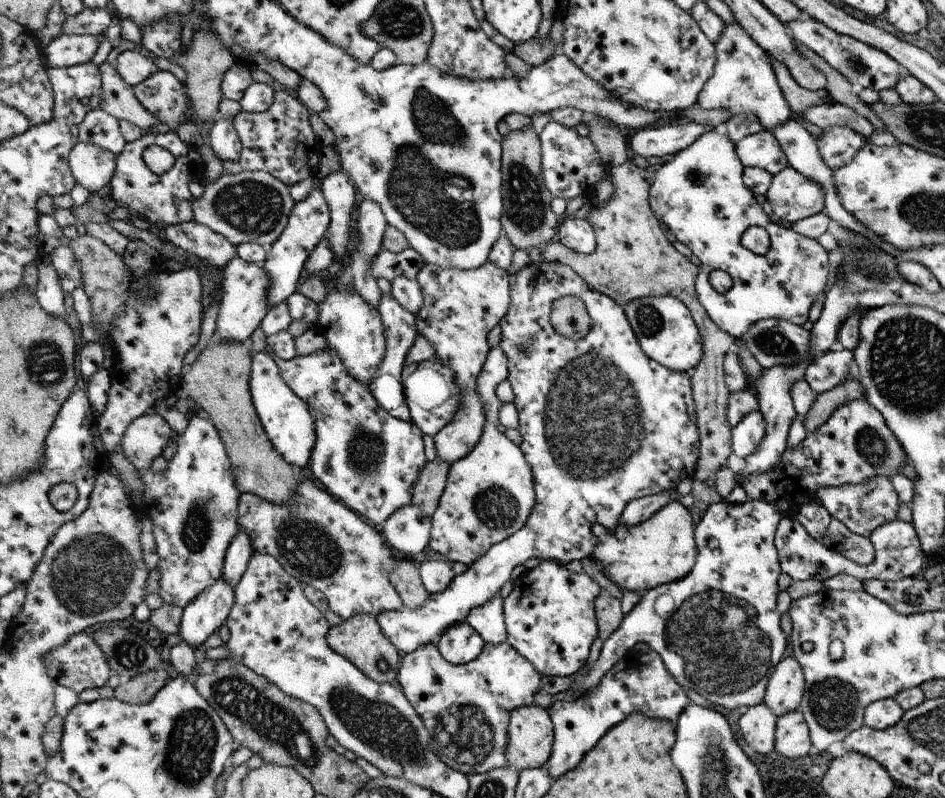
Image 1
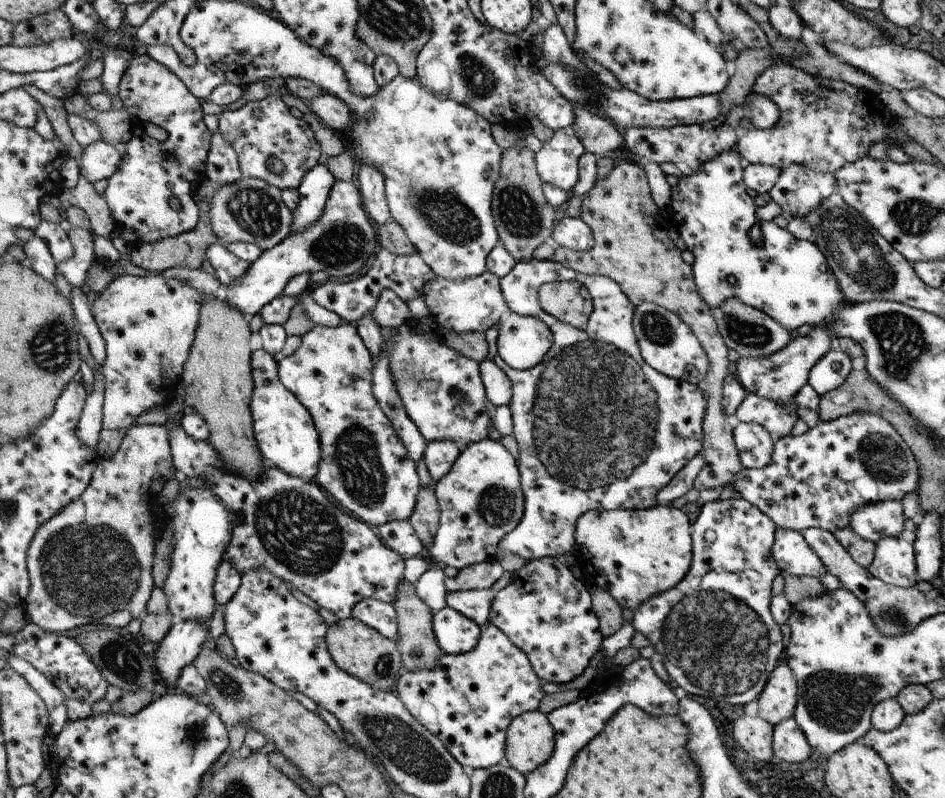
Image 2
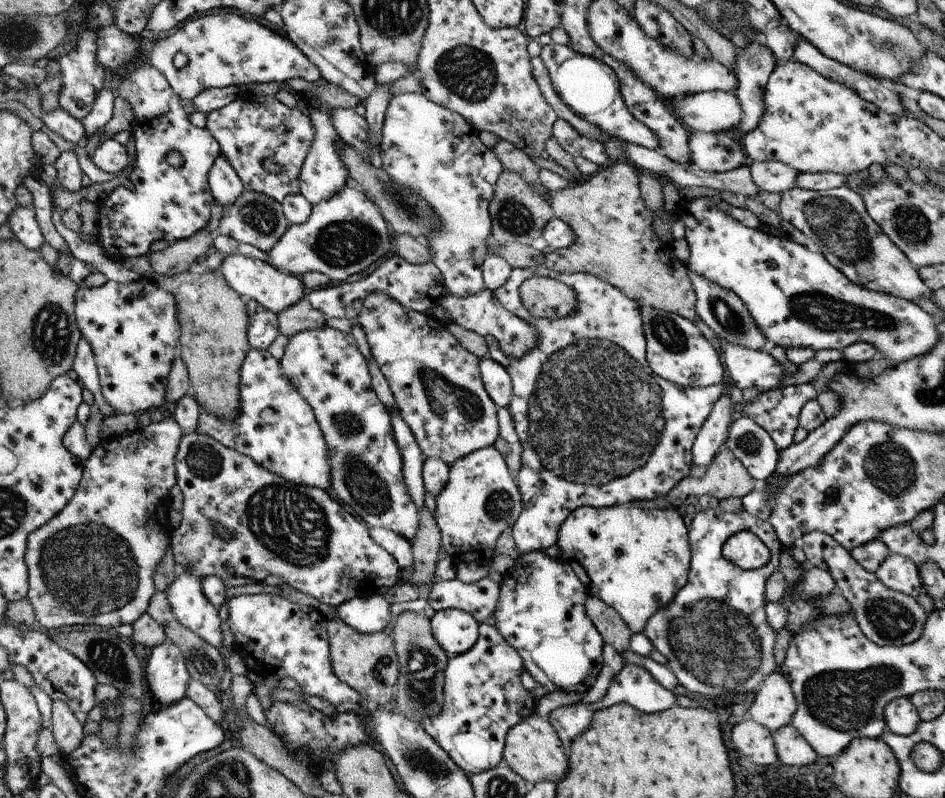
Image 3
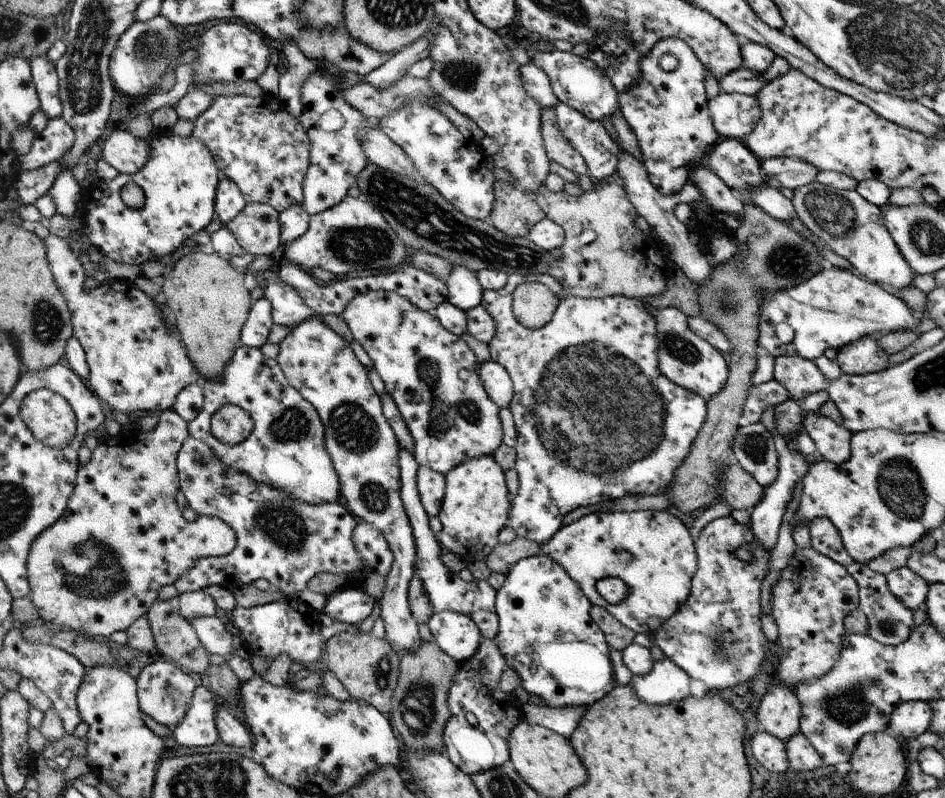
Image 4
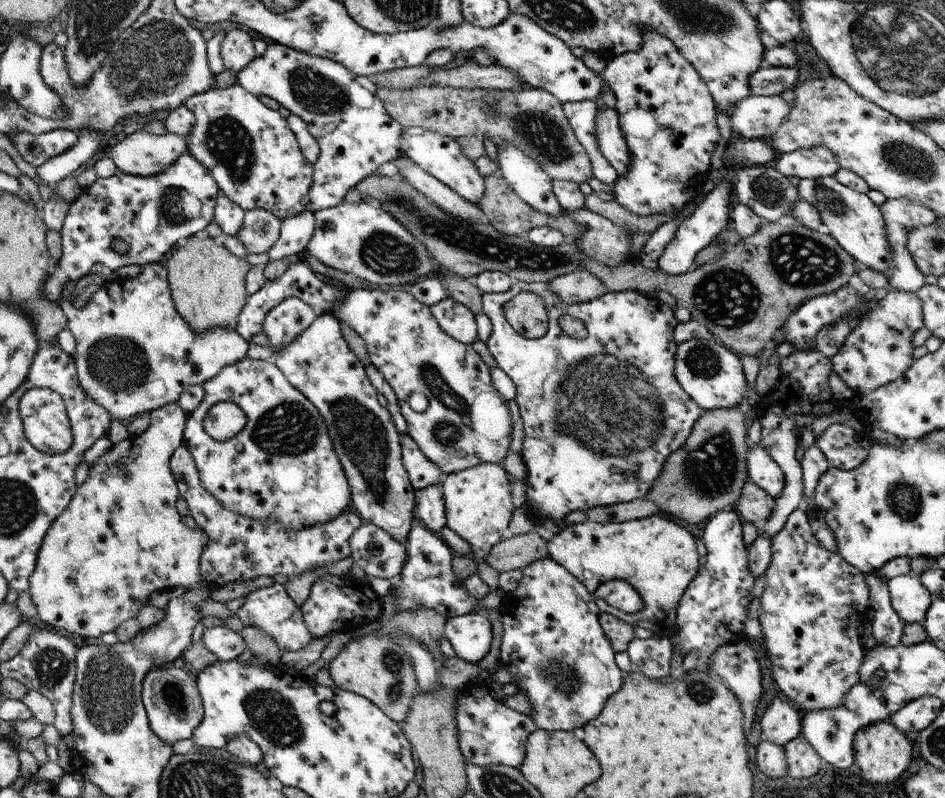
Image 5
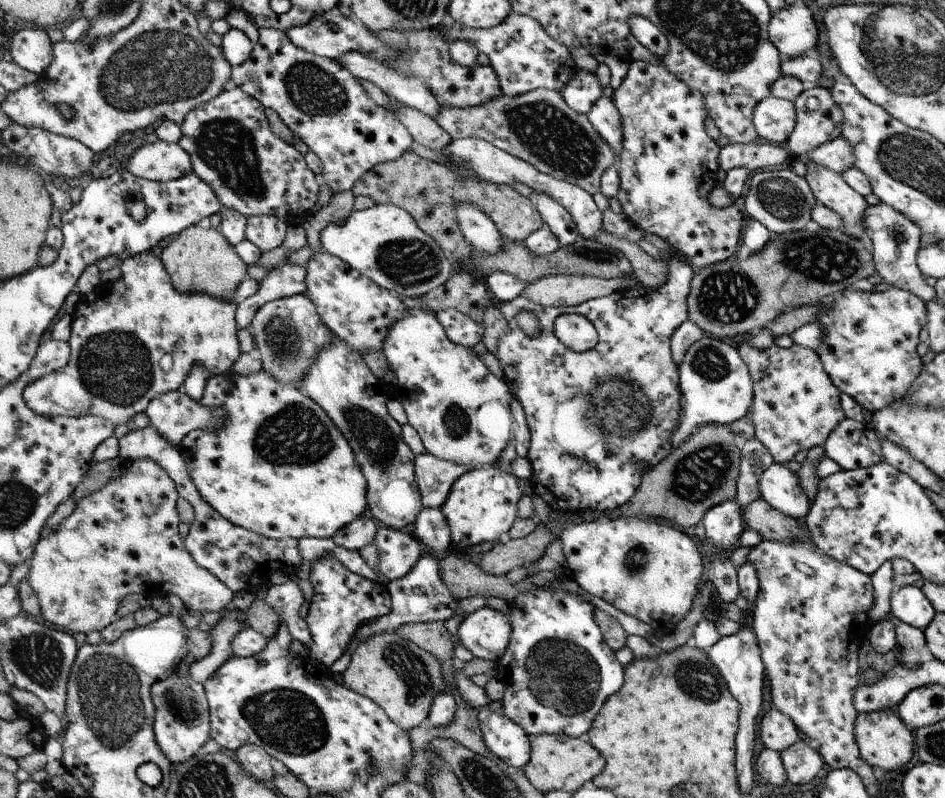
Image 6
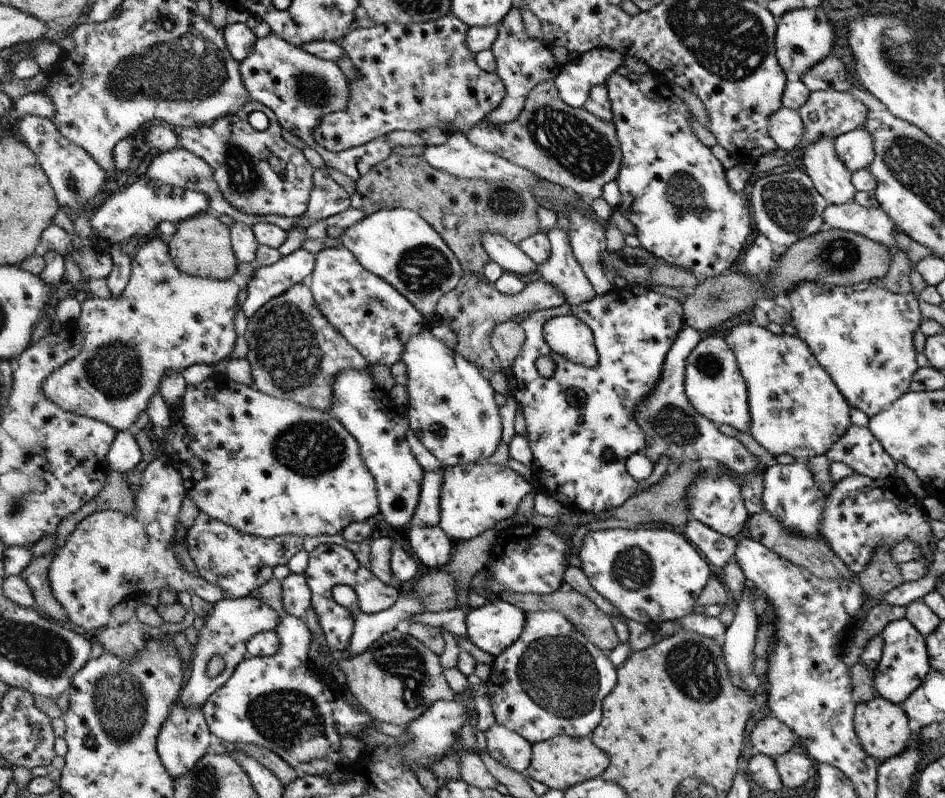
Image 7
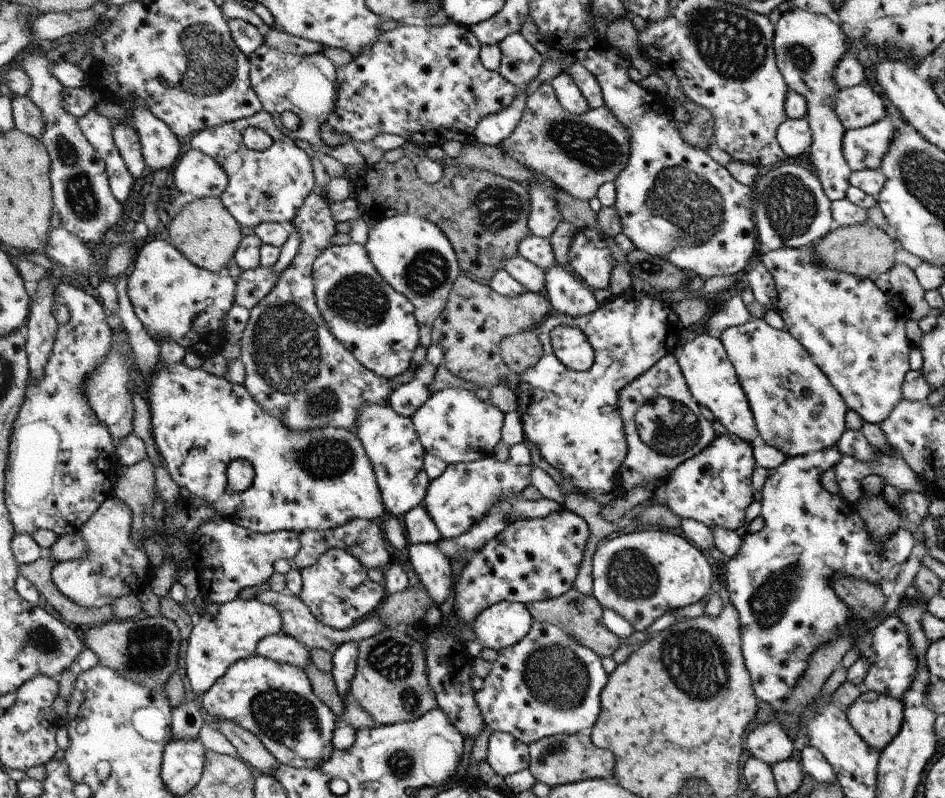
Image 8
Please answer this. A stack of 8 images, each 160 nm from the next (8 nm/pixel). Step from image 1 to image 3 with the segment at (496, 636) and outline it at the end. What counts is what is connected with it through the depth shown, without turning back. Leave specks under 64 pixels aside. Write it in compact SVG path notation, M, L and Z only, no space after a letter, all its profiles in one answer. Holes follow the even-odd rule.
M489 577L465 583L460 579L437 578L431 586L427 604L435 611L462 609L469 612L478 624L495 626L495 612L499 601L499 584Z

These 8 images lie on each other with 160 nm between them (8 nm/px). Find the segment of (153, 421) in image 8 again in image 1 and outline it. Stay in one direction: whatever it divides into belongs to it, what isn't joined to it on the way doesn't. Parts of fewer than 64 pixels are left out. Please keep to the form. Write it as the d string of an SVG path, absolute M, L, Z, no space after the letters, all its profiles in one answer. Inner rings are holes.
M267 349L254 354L251 391L254 408L261 417L261 423L275 451L297 470L306 470L316 446L316 421L309 411L309 405L285 383L280 366Z

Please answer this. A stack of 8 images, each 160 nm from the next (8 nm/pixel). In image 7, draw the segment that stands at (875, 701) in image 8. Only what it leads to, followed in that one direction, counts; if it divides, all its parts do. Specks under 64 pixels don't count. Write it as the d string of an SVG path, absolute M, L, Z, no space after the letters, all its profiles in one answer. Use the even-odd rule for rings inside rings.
M878 694L869 701L857 704L856 718L854 719L856 733L865 751L878 762L884 762L886 759L900 754L909 746L912 730L908 728L906 715L905 709L901 705L894 704Z

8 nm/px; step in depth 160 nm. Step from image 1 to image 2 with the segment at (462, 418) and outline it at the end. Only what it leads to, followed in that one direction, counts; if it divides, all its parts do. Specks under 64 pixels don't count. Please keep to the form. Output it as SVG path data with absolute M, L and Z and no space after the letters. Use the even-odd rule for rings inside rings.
M491 272L473 279L451 281L436 277L425 284L424 300L434 325L448 327L459 333L481 332L498 326L498 355L512 369L523 371L536 366L550 350L554 341L552 331L534 316L522 316L511 311L501 291L501 280ZM433 441L427 443L423 452L424 464L428 468L433 482L440 482L453 468L453 464L461 456L462 449L450 441Z

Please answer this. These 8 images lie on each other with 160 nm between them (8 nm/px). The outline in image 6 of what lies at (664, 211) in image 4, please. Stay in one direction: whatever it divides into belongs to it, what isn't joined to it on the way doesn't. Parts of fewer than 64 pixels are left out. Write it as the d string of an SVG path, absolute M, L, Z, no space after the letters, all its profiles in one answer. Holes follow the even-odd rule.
M607 91L592 105L587 116L619 158L623 147L621 116Z

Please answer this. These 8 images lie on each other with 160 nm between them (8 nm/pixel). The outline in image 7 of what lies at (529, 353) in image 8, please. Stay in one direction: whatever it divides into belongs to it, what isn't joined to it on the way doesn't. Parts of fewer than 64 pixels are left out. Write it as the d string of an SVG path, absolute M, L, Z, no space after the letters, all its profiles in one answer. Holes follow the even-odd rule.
M508 319L494 328L492 345L504 372L510 372L515 358L522 350L525 332L518 319Z

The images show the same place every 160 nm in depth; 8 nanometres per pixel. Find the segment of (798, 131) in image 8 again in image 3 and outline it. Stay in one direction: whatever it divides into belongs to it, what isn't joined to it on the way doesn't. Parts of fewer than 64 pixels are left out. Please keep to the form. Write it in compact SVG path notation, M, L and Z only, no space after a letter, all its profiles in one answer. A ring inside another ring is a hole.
M702 91L667 103L674 116L690 131L719 133L736 130L743 110L735 93Z

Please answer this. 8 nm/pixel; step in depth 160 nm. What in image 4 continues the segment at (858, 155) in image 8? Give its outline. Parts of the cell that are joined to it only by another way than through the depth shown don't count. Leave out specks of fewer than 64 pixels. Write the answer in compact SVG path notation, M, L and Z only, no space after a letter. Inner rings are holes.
M774 157L761 160L761 164L768 186L782 192L814 181L820 172L816 165L796 157Z

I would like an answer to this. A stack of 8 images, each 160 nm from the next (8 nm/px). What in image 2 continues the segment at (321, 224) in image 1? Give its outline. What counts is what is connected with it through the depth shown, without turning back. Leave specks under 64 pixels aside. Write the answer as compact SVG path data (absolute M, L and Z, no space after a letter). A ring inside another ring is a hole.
M321 159L317 165L306 171L300 186L297 188L299 205L293 211L292 230L297 231L317 224L317 220L323 215L322 211L324 211L329 192L335 182L336 178L327 167L326 159Z

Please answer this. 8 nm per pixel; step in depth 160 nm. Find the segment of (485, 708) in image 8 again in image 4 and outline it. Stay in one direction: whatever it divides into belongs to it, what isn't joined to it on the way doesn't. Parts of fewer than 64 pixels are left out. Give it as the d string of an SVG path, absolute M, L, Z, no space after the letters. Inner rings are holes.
M544 554L519 560L507 572L503 586L497 590L495 609L499 616L499 631L493 638L494 644L505 657L506 664L517 672L521 687L530 695L543 698L548 707L592 706L618 685L608 640L590 614L592 605L565 568Z

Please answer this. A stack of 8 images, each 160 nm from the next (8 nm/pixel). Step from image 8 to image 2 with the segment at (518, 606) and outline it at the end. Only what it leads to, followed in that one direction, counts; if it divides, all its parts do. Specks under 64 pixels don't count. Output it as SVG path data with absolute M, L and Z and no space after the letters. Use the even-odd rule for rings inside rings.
M448 606L433 615L433 631L446 655L472 651L481 638L481 628L476 621Z

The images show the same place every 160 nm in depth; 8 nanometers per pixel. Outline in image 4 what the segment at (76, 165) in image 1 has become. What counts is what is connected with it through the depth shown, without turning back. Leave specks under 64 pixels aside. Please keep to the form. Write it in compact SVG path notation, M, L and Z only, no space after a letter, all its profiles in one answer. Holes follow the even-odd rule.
M118 127L103 142L102 158L121 175L133 175L141 170L151 155L151 144L147 139L134 136L127 129Z

